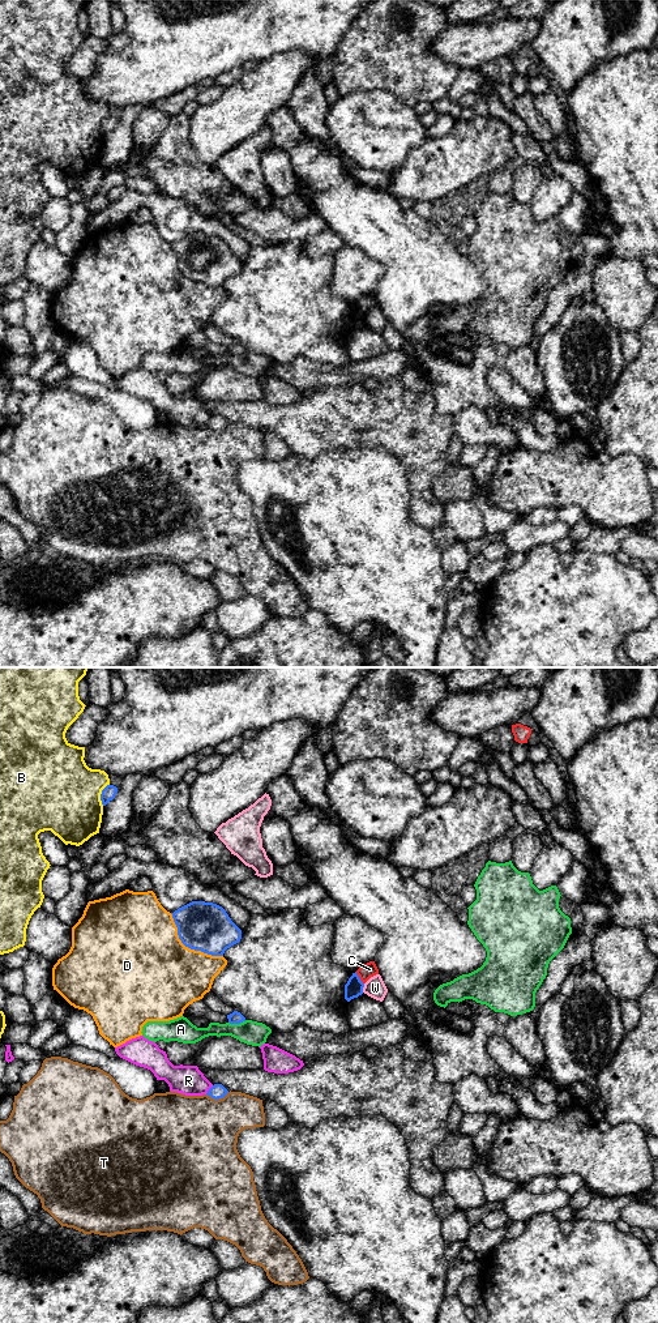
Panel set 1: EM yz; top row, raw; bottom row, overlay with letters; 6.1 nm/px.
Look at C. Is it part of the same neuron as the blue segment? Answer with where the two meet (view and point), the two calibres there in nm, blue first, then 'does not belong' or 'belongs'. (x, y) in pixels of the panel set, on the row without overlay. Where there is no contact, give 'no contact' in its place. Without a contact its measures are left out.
meets blue in yz at (359, 310); 110 nm thick on the blue side, 90 nm on the other; does not belong

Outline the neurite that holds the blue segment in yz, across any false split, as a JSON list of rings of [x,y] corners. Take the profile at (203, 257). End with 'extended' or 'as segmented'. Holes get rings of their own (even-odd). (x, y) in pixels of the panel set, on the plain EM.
[[[192,232],[171,246],[179,270],[191,281],[223,287],[227,279],[242,270],[242,261],[217,235]]] | as segmented

